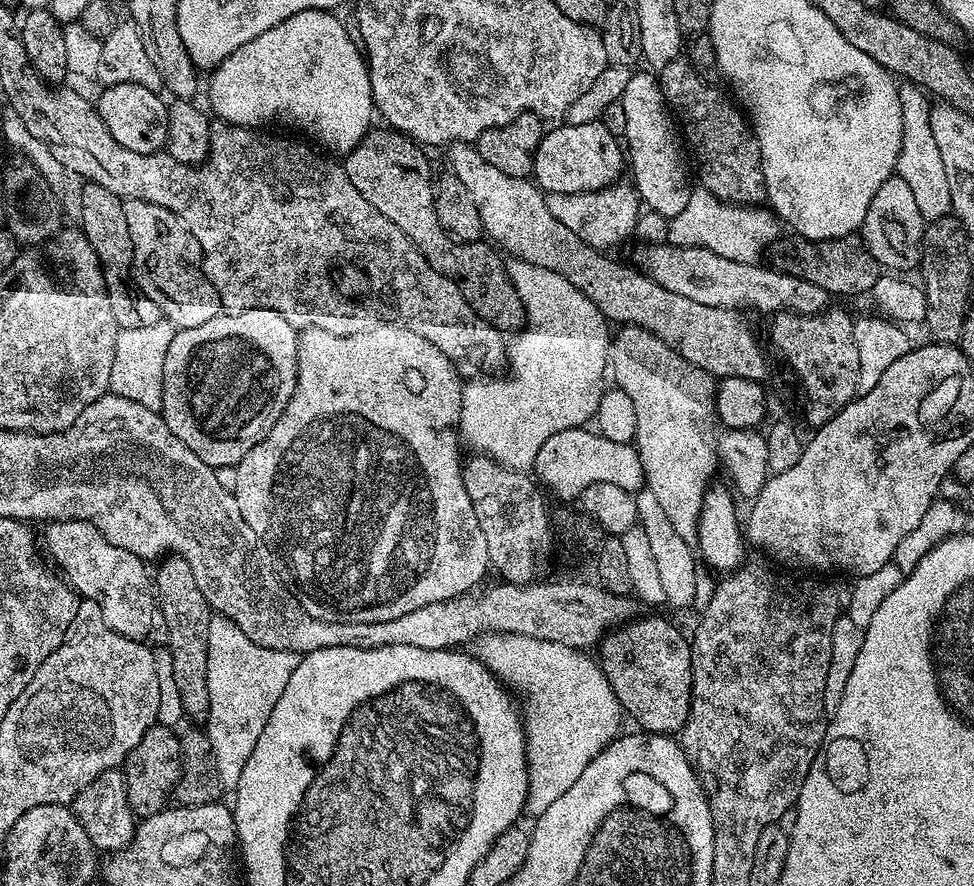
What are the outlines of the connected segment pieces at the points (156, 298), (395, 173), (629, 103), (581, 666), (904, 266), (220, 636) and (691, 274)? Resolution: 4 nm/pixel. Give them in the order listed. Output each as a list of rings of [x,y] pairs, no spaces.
[[[125,200],[124,213],[126,230],[130,230],[132,243],[130,276],[140,295],[150,298],[150,302],[158,302],[163,319],[177,329],[202,326],[202,322],[210,322],[210,318],[221,315],[222,305],[218,298],[218,290],[214,290],[210,278],[206,278],[204,273],[204,255],[198,246],[198,238],[190,234],[182,218],[166,210],[166,206],[158,206],[145,200]]]
[[[376,126],[367,136],[363,136],[358,146],[354,146],[354,150],[346,153],[342,160],[342,167],[346,178],[354,182],[354,190],[358,190],[358,194],[362,194],[362,198],[366,198],[366,202],[370,202],[370,206],[378,210],[378,214],[390,218],[390,222],[394,222],[394,226],[398,226],[398,230],[402,230],[402,234],[410,238],[410,242],[422,254],[422,258],[426,258],[436,272],[441,272],[453,280],[466,298],[466,302],[470,302],[470,306],[483,320],[501,330],[516,328],[519,324],[521,327],[525,323],[524,307],[518,298],[518,290],[514,290],[514,282],[508,277],[505,257],[488,242],[460,242],[455,245],[456,249],[452,252],[454,241],[438,222],[434,210],[434,190],[432,189],[434,171],[432,172],[431,166],[428,165],[424,152],[425,149],[421,145],[409,136],[405,136],[404,133],[387,126]]]
[[[650,70],[639,71],[635,71],[627,82],[621,100],[626,112],[624,142],[630,172],[632,168],[631,179],[643,205],[669,220],[682,213],[690,202],[694,187],[688,174],[690,162],[677,123],[662,94],[659,77]]]
[[[513,632],[485,634],[479,637],[476,646],[475,655],[497,680],[524,695],[522,719],[528,759],[526,812],[529,817],[538,817],[582,778],[582,770],[602,754],[607,744],[621,735],[620,703],[599,663],[588,660],[587,651]]]
[[[893,174],[886,182],[882,182],[882,186],[878,186],[874,198],[870,198],[870,210],[866,210],[862,229],[862,243],[880,263],[881,269],[908,274],[912,267],[915,269],[920,263],[925,223],[910,186],[902,182],[899,174]]]
[[[213,615],[206,658],[206,686],[210,694],[206,731],[210,746],[214,746],[220,783],[225,789],[235,789],[238,778],[242,778],[242,766],[254,754],[258,734],[262,734],[274,706],[278,706],[278,698],[282,698],[282,690],[286,690],[286,682],[290,682],[290,674],[294,674],[300,658],[299,652],[258,646],[230,618]]]
[[[652,242],[645,248],[648,249],[641,254],[639,264],[644,275],[658,282],[658,286],[682,294],[682,298],[690,298],[701,306],[733,310],[748,307],[767,314],[797,312],[807,316],[825,311],[830,304],[830,294],[822,286],[814,286],[814,282],[794,278],[763,263],[730,262],[730,258],[722,258],[722,254],[709,248],[685,248],[667,242]]]

